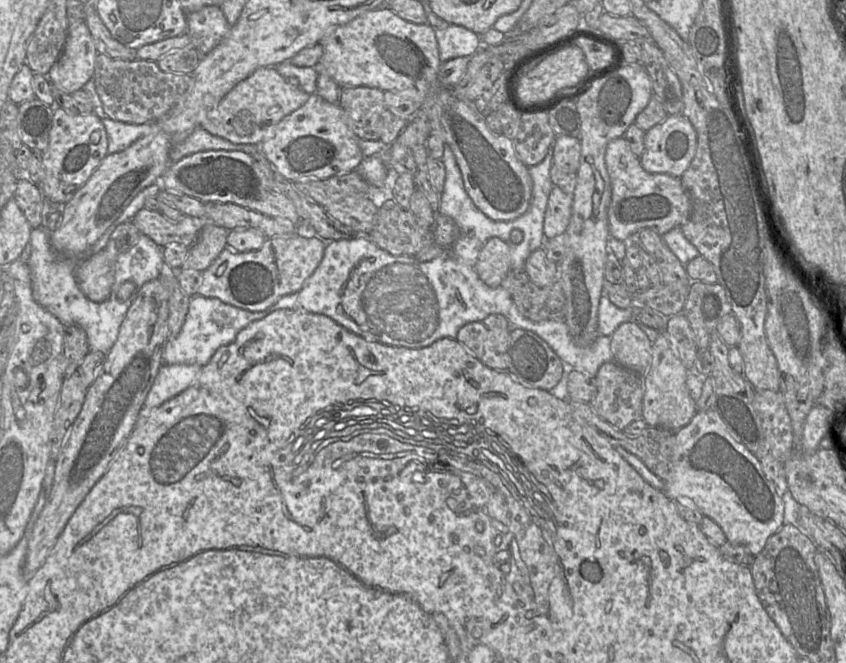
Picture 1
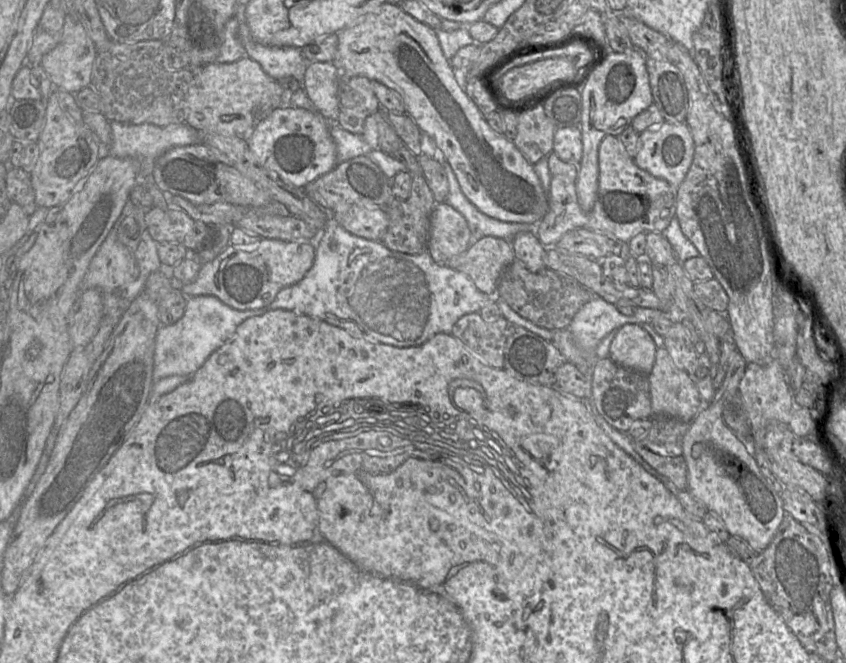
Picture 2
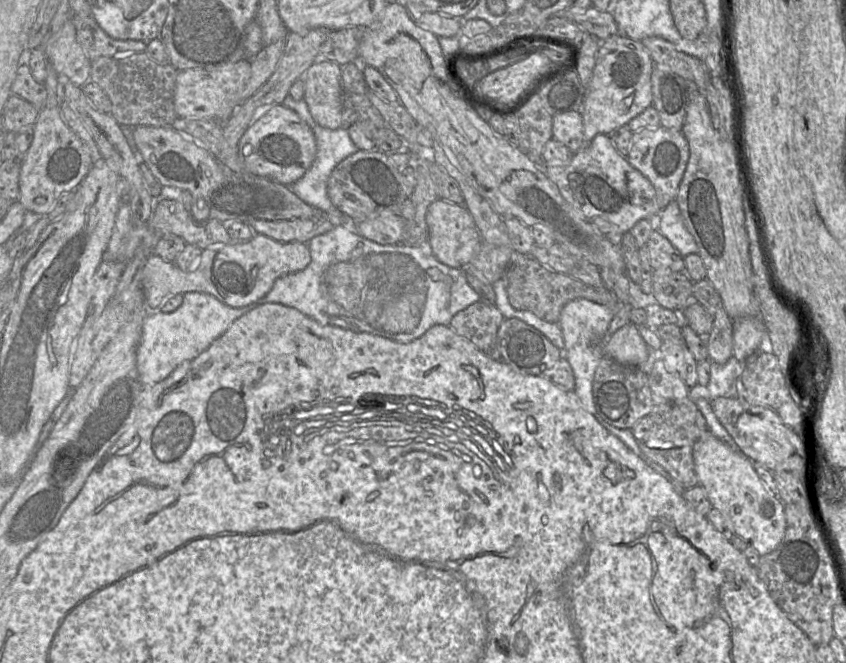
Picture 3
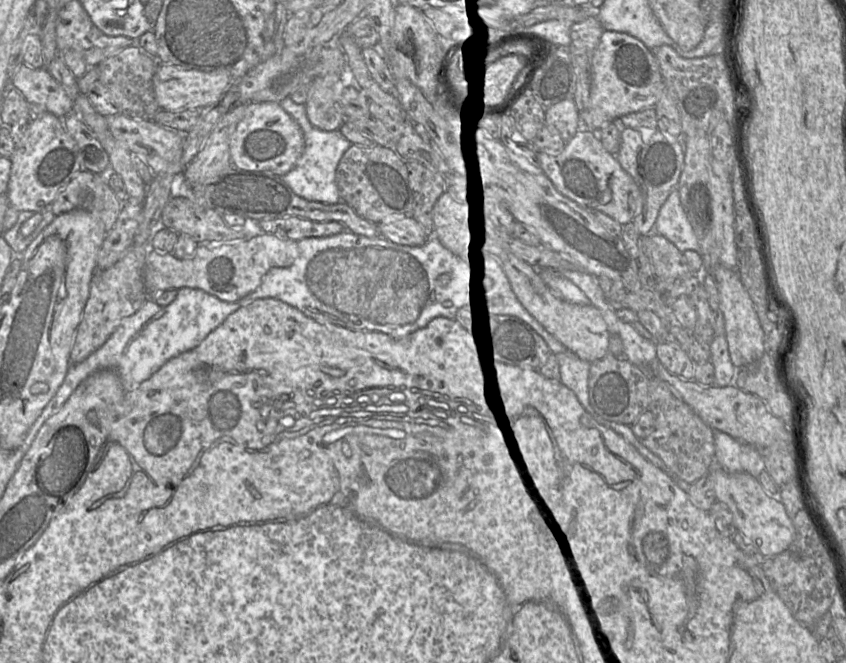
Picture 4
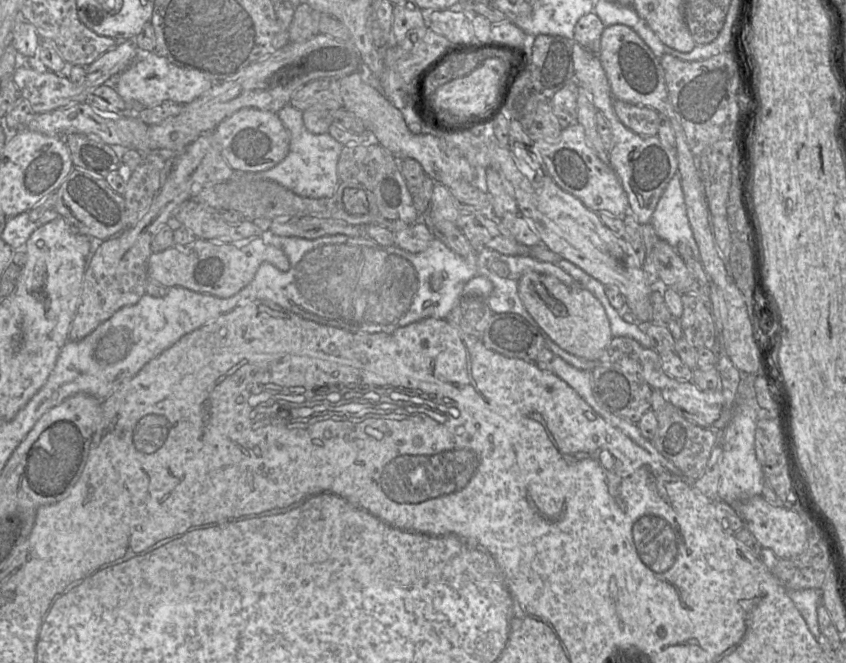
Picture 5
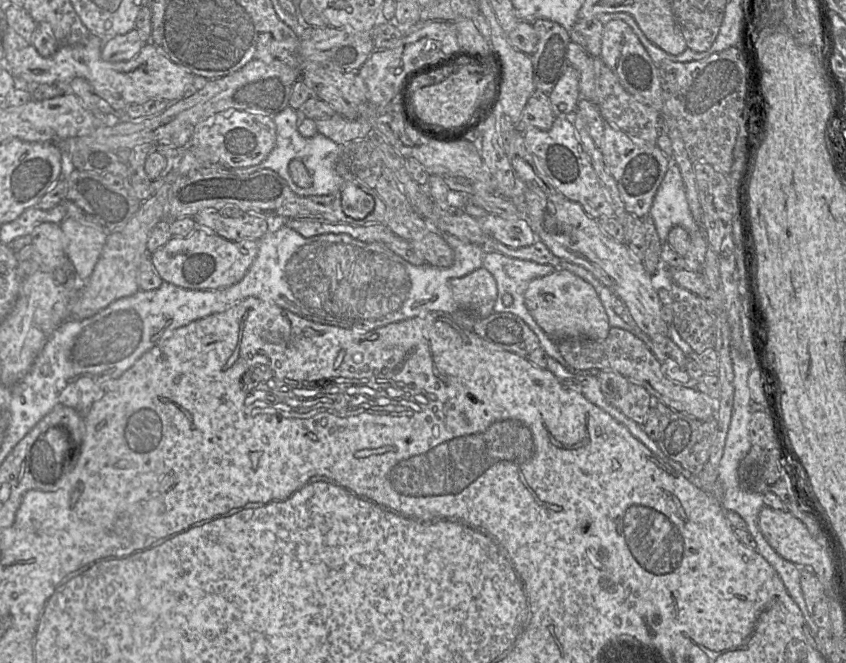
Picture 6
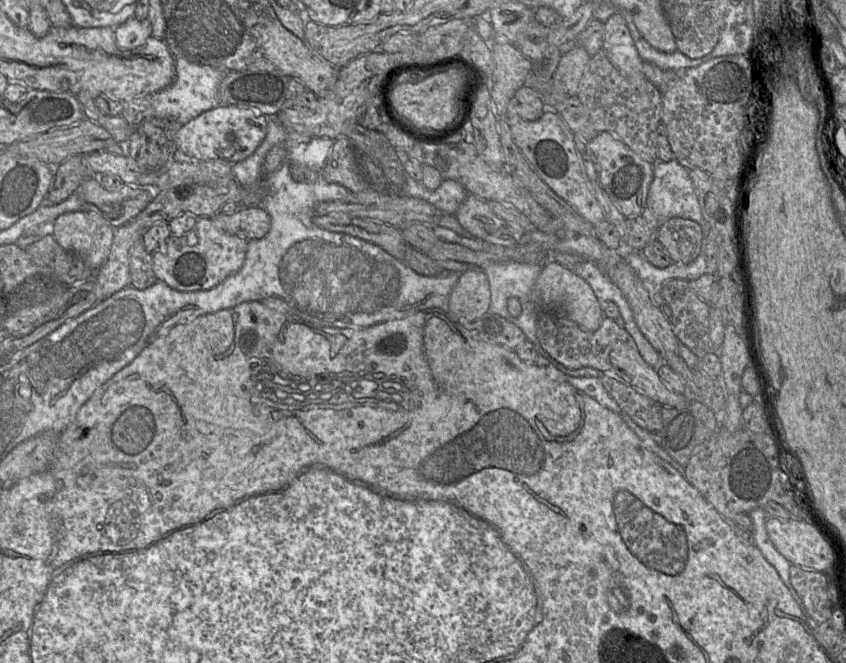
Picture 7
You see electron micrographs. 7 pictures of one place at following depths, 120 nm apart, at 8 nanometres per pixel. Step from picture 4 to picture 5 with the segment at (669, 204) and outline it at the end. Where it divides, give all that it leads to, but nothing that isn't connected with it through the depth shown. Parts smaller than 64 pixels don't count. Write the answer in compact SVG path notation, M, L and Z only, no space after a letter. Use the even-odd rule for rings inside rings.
M678 171L669 181L661 195L650 223L661 240L666 241L672 247L676 247L679 243L686 243L692 249L692 257L701 262L701 254L687 216L681 178Z

